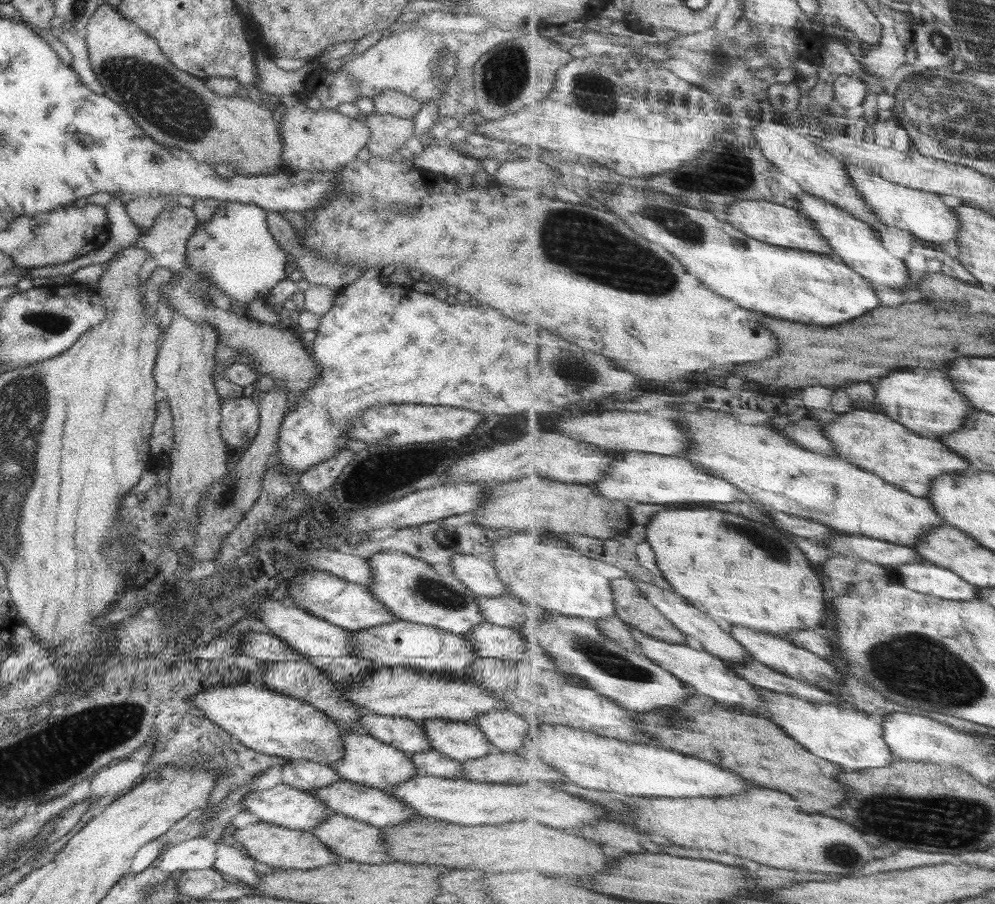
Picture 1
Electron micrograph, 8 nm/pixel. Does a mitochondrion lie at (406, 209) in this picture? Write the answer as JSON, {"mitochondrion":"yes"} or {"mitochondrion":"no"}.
{"mitochondrion":"yes"}

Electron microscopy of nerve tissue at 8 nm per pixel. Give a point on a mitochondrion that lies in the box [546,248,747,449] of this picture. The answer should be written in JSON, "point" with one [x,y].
{"point":[581,374]}

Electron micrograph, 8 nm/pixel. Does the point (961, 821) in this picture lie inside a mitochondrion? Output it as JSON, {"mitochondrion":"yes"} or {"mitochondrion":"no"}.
{"mitochondrion":"yes"}

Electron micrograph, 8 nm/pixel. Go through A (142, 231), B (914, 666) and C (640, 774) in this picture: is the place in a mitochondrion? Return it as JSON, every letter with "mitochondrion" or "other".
{"A":"other","B":"mitochondrion","C":"other"}

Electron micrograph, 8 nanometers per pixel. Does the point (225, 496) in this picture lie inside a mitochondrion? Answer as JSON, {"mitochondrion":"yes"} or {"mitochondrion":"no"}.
{"mitochondrion":"yes"}

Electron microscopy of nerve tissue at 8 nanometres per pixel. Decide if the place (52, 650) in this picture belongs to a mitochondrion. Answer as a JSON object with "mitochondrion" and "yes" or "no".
{"mitochondrion":"no"}

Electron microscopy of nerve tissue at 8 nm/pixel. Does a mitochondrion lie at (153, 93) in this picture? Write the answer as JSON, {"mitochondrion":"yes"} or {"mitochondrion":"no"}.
{"mitochondrion":"yes"}

